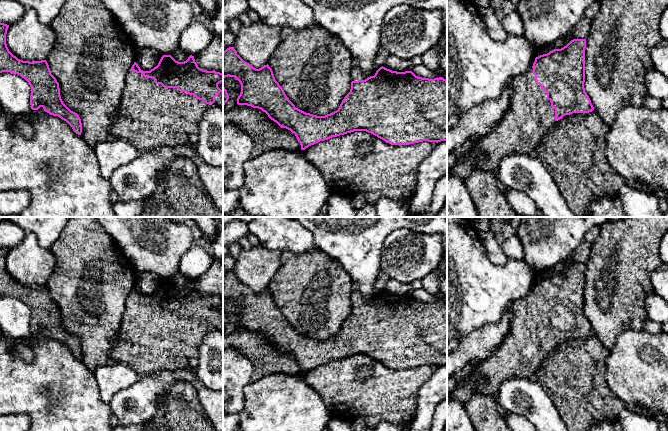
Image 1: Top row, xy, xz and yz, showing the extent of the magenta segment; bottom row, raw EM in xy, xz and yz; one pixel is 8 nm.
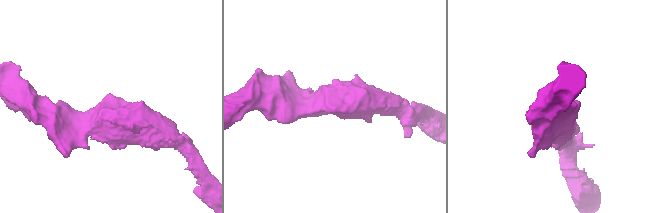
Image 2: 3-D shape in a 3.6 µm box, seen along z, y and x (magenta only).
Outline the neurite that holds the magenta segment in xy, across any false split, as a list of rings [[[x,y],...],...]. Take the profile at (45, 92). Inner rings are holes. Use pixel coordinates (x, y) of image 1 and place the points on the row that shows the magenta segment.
[[[0,23],[0,73],[10,72],[24,78],[31,87],[31,109],[38,110],[42,107],[50,115],[66,121],[76,134],[81,135],[81,119],[63,103],[59,83],[51,74],[47,61],[29,62],[14,56],[6,44],[8,28],[9,25]]]

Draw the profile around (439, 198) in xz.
[[[447,175],[435,185],[428,217],[437,217],[447,202]]]

